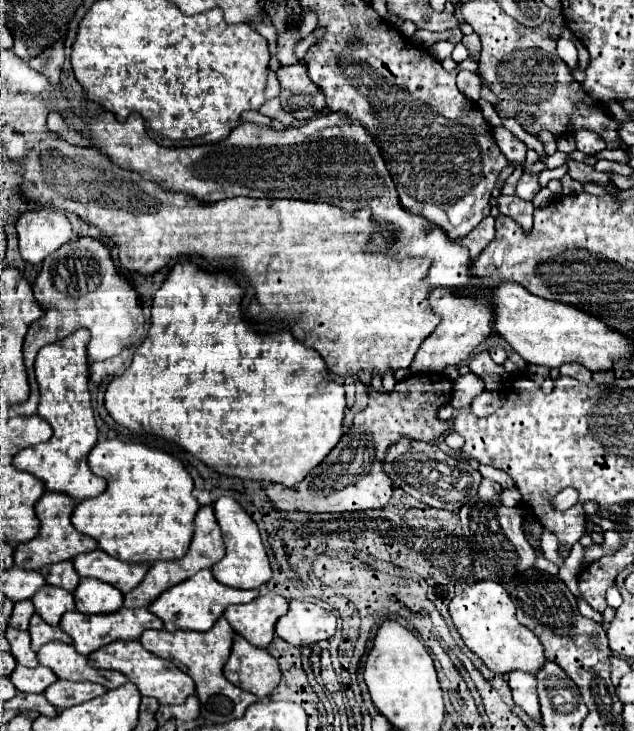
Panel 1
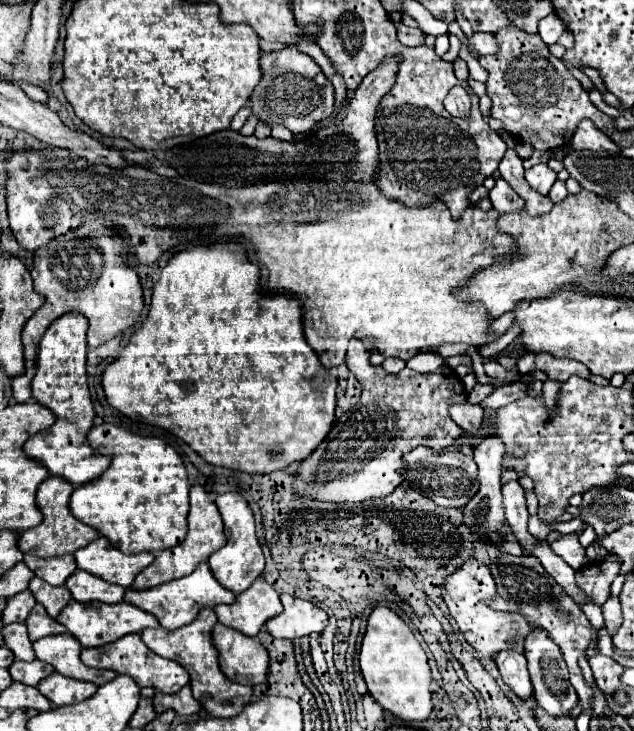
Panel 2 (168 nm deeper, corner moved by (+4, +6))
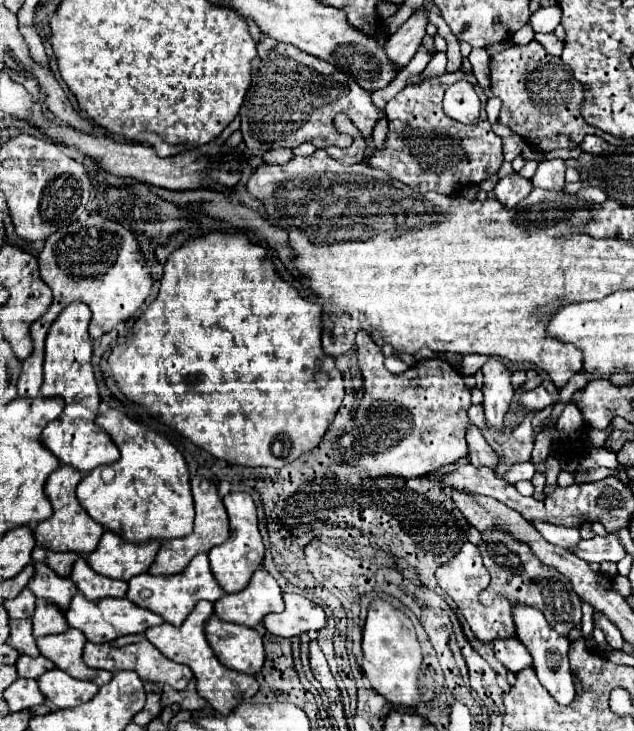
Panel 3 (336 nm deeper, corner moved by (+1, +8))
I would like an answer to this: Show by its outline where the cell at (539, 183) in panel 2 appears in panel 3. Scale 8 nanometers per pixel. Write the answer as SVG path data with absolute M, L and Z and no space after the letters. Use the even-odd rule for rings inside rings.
M555 158L541 162L535 176L531 178L535 188L545 188L545 190L563 190L565 186L565 160Z

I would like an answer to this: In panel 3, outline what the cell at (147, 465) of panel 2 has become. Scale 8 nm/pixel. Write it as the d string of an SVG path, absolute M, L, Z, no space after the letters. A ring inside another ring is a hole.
M109 408L95 422L117 442L121 458L115 464L95 468L79 482L77 498L87 514L103 524L105 530L129 542L169 540L191 534L195 510L189 470L181 452L165 436L138 425L121 410Z

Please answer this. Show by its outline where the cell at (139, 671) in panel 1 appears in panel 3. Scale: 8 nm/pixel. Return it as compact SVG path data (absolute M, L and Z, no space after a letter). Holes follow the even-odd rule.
M129 634L129 636L123 636L123 638L117 638L109 644L91 644L87 642L85 648L83 648L83 660L89 668L103 668L103 670L109 670L109 672L119 672L119 670L133 670L139 674L139 678L143 682L157 682L157 684L169 684L173 686L175 690L183 690L189 680L193 678L193 672L183 666L183 664L177 664L173 660L167 660L147 638L145 634Z

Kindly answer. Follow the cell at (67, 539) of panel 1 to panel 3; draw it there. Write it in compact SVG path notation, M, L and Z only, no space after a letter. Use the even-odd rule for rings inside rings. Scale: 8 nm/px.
M59 466L45 484L45 492L53 504L53 516L45 522L41 522L35 528L35 540L37 544L53 550L53 552L79 552L79 554L91 554L97 544L101 534L105 532L103 526L99 526L99 522L91 520L91 516L81 508L77 496L75 496L75 488L81 482L81 472L71 468L71 466Z

